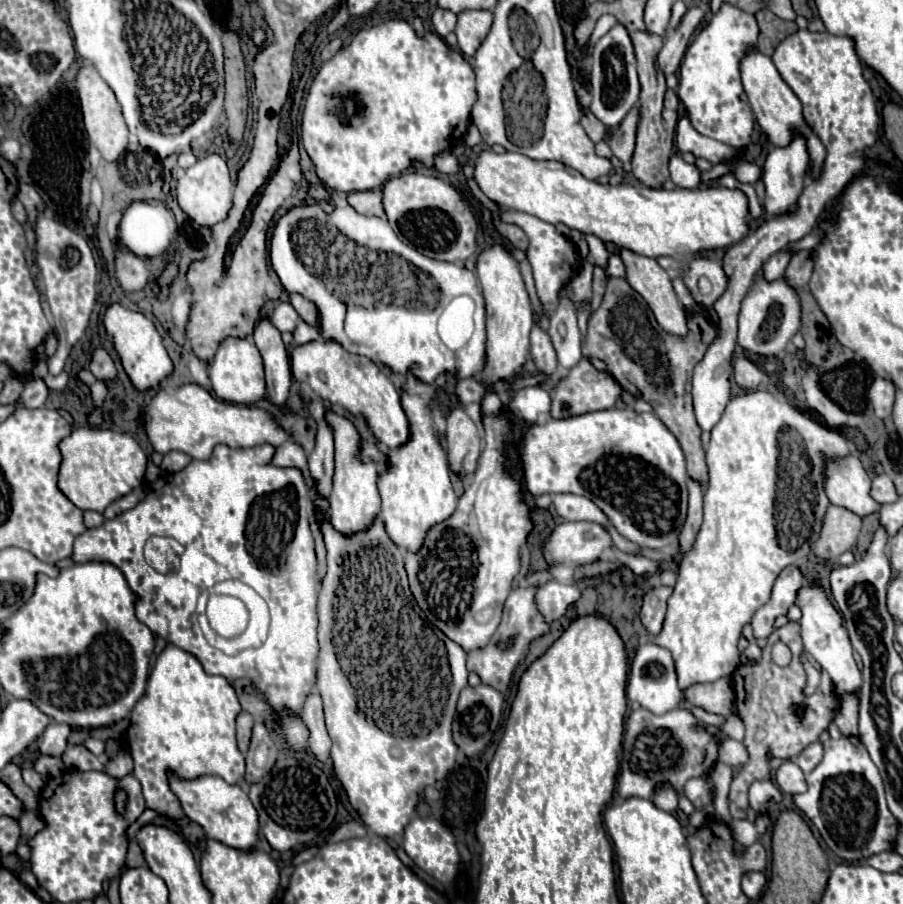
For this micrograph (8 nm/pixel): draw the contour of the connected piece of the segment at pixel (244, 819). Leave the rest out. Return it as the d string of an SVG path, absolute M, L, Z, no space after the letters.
M170 774L170 788L182 802L186 816L200 824L208 838L236 850L254 850L258 846L258 814L248 794L240 786L230 786L218 776L200 776L196 780L178 780Z

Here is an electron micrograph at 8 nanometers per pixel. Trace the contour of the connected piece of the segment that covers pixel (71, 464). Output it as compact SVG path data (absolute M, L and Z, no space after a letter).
M74 428L68 438L60 442L62 466L58 486L66 498L80 510L104 512L108 504L126 496L136 486L142 484L148 456L140 444L124 432L104 430L104 428Z

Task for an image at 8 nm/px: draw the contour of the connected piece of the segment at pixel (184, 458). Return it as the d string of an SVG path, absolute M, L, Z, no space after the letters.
M168 452L168 454L164 456L162 464L160 464L160 470L162 470L162 472L178 472L178 470L182 470L184 466L188 466L190 460L192 460L192 458L190 458L188 454L184 454L184 452Z

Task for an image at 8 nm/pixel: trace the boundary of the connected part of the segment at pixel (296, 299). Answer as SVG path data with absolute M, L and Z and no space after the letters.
M290 294L290 304L294 306L294 310L300 314L300 318L312 326L318 326L318 310L312 302L308 302L304 296L300 294Z

